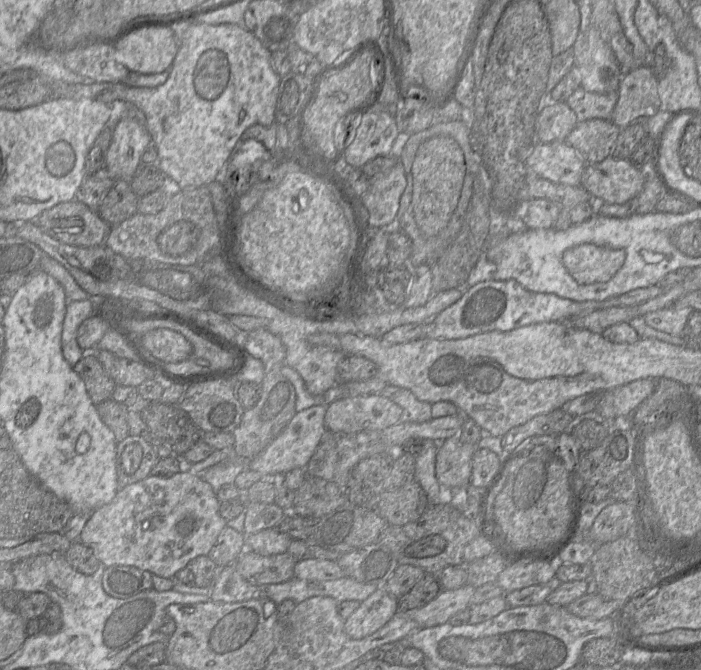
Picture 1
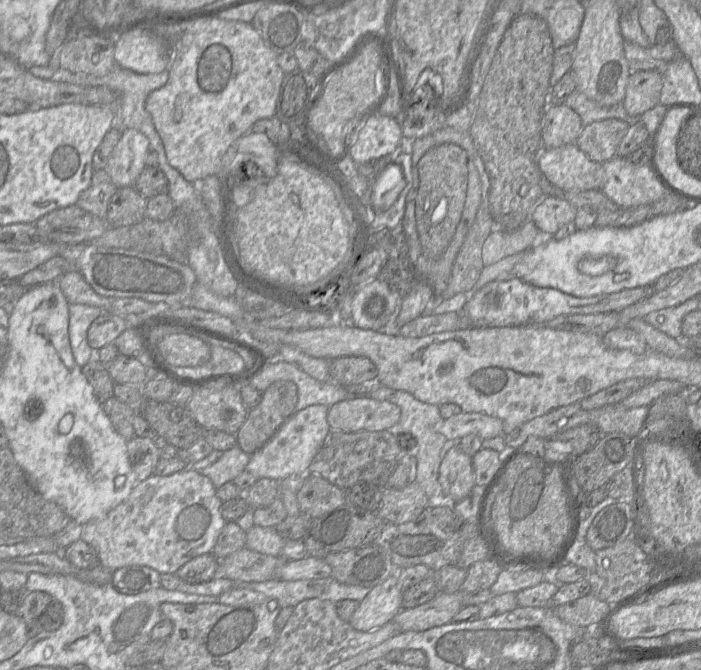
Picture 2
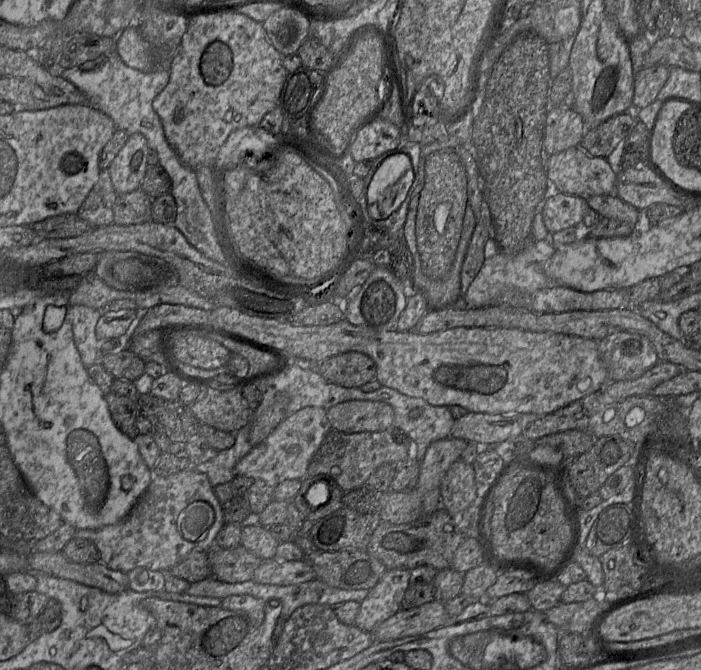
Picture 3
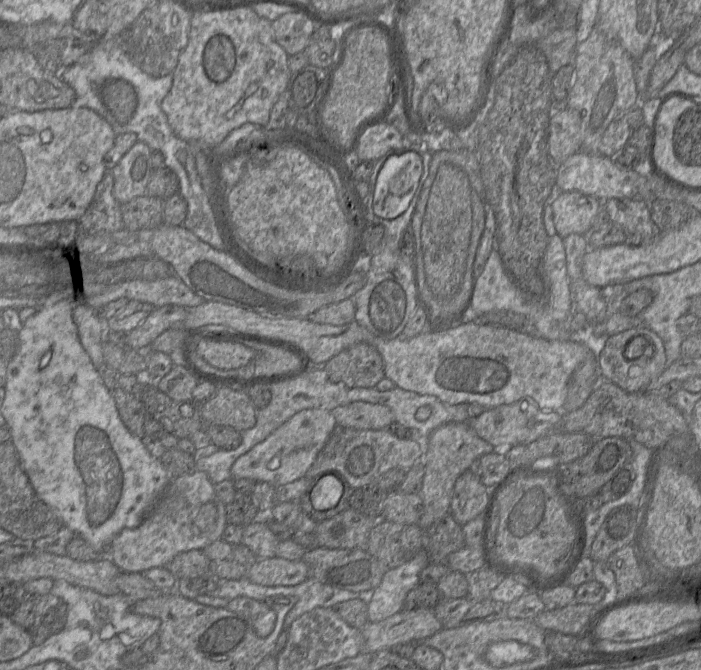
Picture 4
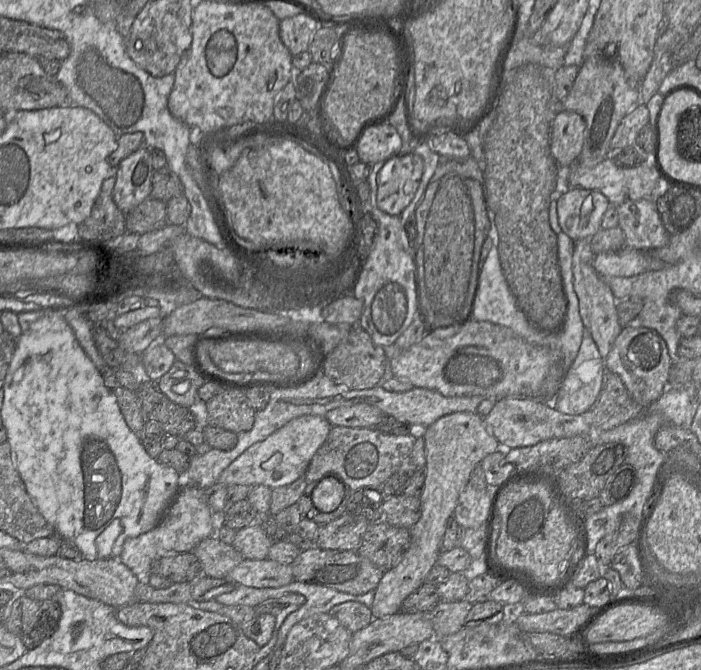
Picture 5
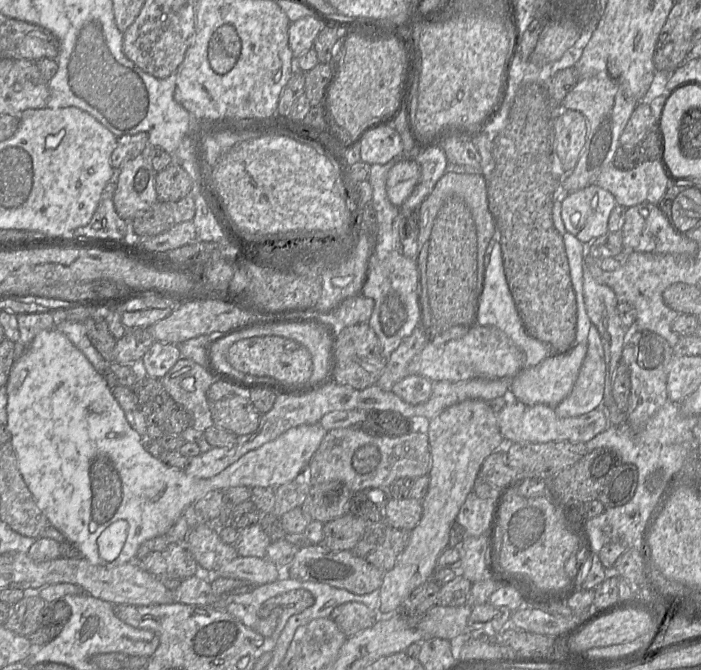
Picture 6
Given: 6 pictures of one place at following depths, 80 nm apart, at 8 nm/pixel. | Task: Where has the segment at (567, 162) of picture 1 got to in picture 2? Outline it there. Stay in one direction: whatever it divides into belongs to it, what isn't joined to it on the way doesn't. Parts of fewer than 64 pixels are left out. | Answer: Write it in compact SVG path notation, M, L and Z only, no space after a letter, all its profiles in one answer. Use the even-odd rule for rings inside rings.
M575 143L543 148L537 163L545 179L560 190L600 190L605 181L602 163L590 159Z

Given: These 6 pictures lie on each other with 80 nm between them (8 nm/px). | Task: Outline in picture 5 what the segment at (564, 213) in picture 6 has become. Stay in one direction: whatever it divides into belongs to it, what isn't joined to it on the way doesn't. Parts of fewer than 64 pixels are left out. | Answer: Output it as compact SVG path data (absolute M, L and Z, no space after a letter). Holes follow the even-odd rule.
M565 187L560 189L557 212L562 231L574 241L589 240L601 229L601 221L611 203L601 192L584 188Z

